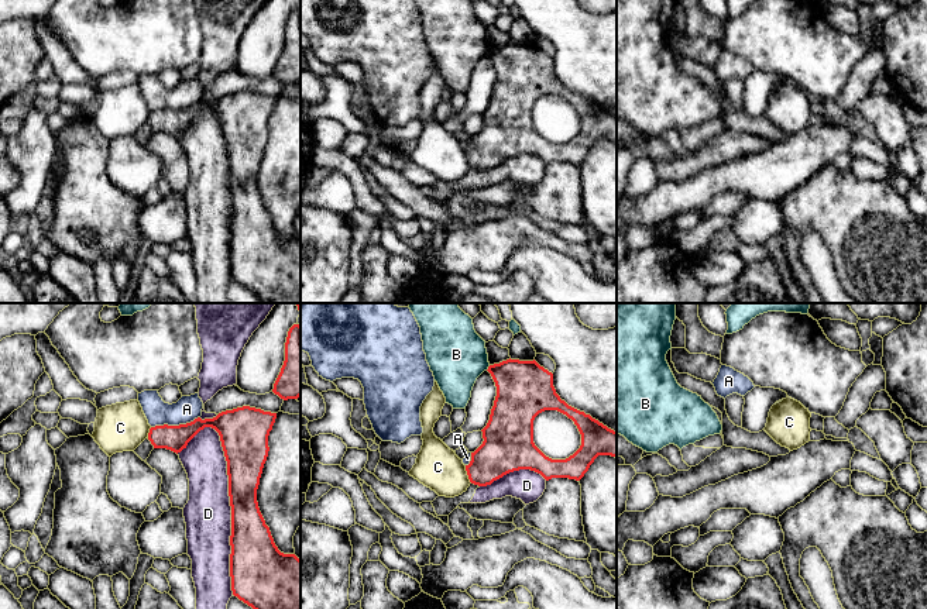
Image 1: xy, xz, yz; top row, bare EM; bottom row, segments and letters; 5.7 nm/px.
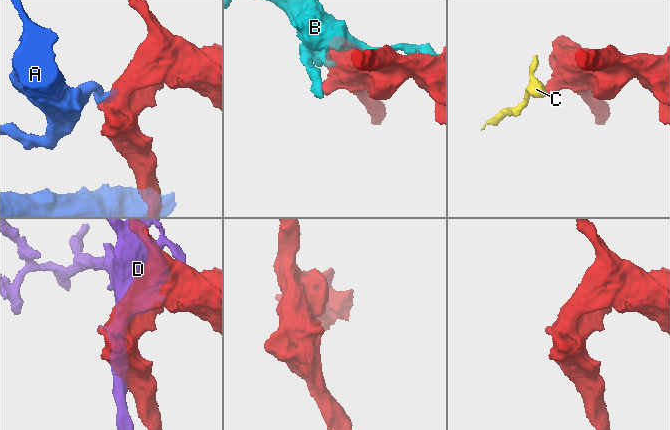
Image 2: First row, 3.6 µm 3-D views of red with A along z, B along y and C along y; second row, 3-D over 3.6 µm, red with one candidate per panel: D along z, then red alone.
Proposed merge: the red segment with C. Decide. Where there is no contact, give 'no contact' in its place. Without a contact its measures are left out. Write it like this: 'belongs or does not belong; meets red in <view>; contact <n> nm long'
does not belong; meets red in xz; contact 110 nm long

